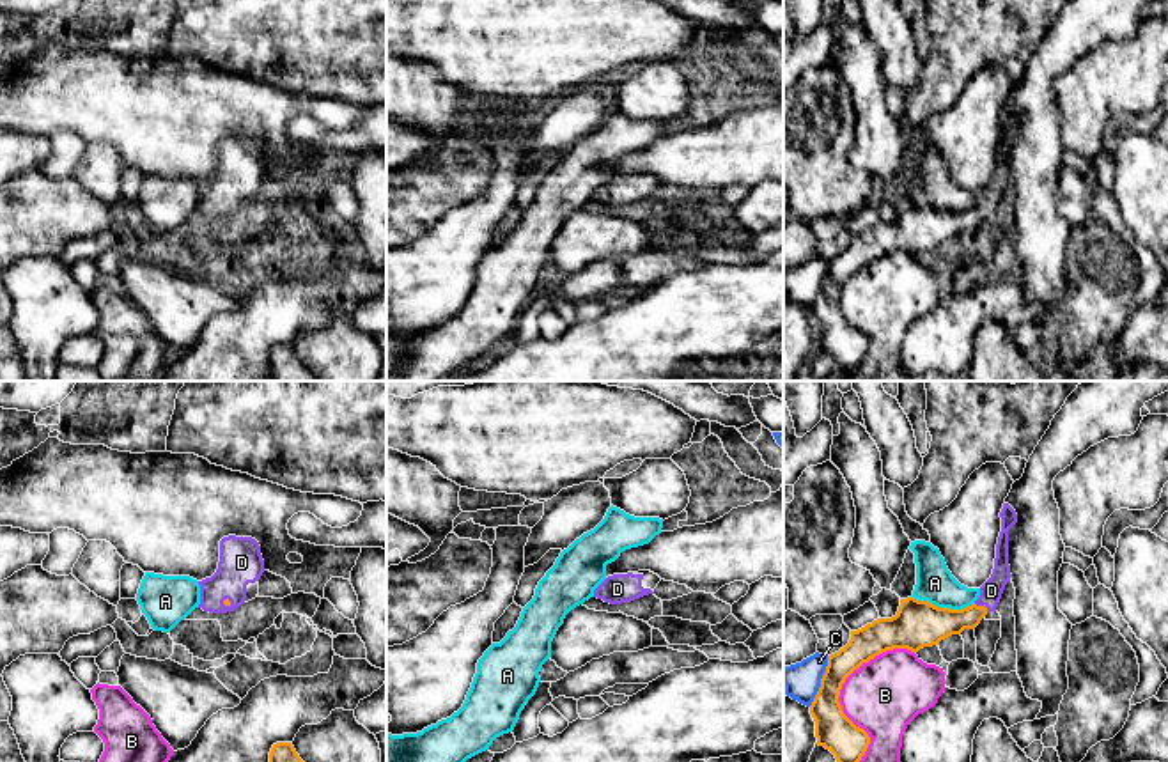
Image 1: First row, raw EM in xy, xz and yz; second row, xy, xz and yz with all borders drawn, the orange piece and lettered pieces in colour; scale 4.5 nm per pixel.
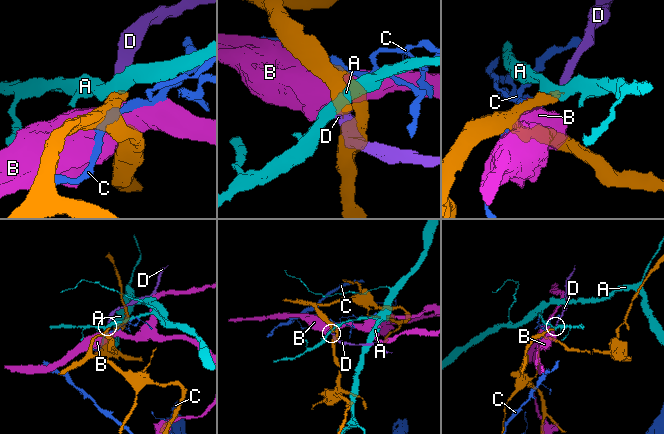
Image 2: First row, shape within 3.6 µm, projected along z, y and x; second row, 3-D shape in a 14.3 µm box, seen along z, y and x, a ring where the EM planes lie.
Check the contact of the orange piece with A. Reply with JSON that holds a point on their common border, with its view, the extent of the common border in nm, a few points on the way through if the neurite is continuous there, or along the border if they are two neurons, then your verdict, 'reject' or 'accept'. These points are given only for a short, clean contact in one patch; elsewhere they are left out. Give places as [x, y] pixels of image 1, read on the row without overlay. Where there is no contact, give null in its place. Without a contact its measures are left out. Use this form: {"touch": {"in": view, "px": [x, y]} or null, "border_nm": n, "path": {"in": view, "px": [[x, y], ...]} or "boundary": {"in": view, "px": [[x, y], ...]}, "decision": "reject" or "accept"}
{"touch": {"in": "yz", "px": [943, 211]}, "border_nm": 300, "boundary": {"in": "yz", "px": [[911, 199], [938, 209], [966, 211], [973, 208]]}, "decision": "reject"}

